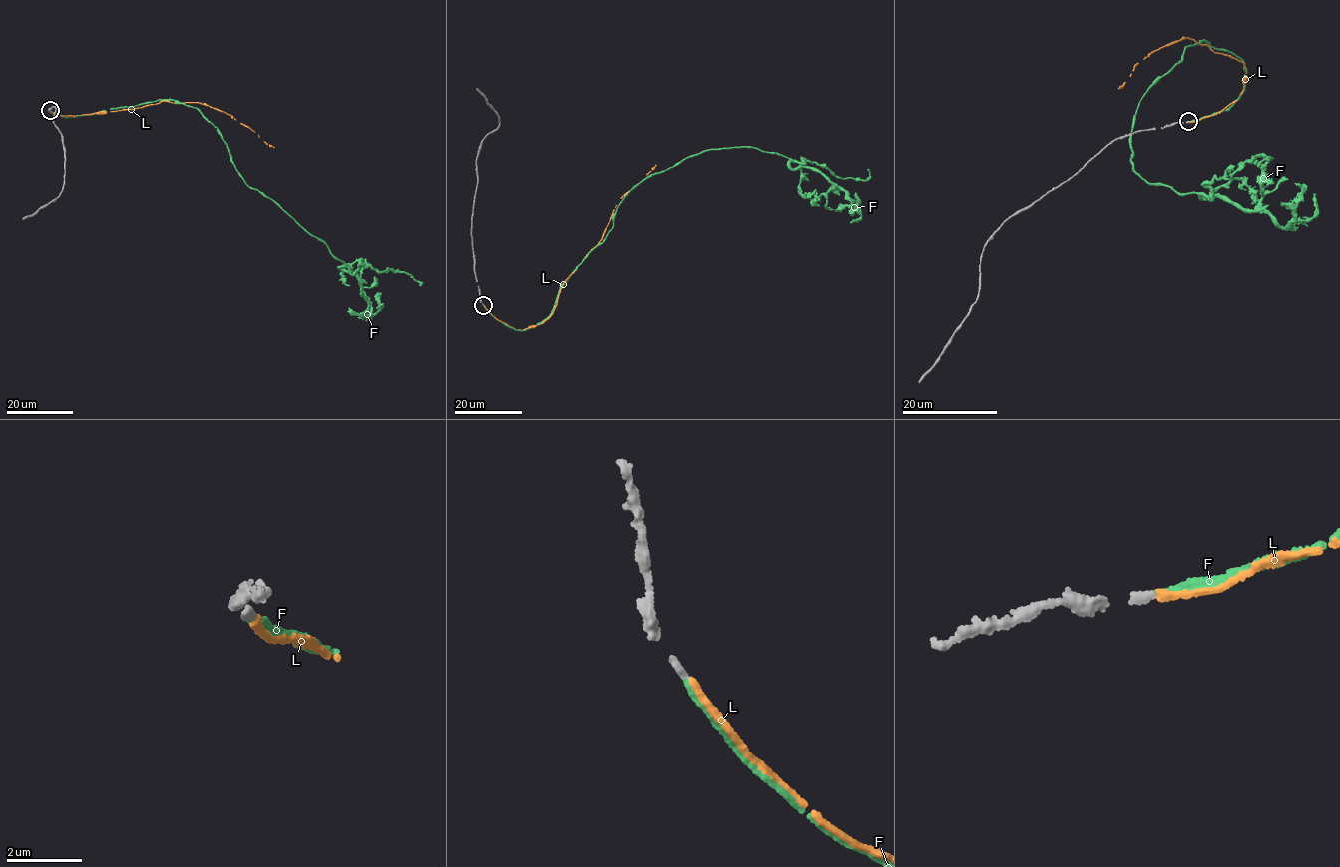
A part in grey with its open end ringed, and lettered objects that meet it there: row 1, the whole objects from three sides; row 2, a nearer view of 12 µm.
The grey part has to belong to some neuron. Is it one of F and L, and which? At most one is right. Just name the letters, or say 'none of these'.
F

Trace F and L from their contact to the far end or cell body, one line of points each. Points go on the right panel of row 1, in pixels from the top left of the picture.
F: (1188, 121), (1245, 90), (1240, 58), (1204, 40), (1140, 100), (1133, 169), (1283, 227), (1315, 215), (1315, 193)
L: (1189, 122), (1214, 115), (1237, 100), (1247, 81), (1243, 63), (1182, 37), (1153, 50), (1137, 63), (1118, 88)

